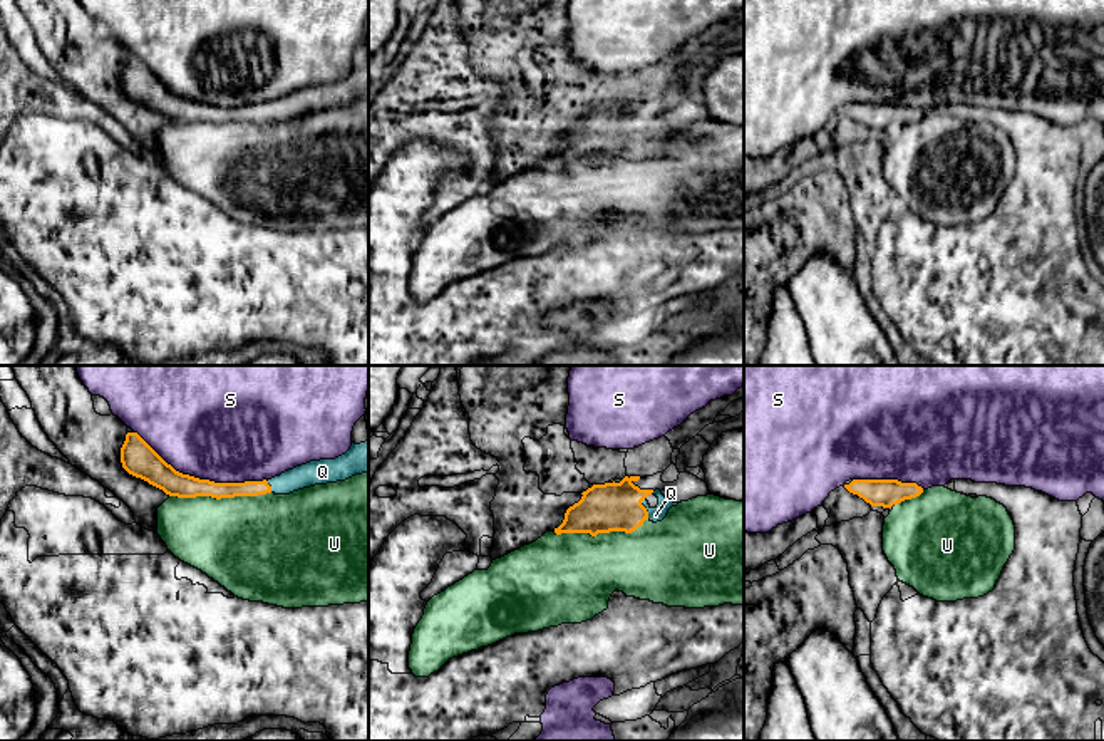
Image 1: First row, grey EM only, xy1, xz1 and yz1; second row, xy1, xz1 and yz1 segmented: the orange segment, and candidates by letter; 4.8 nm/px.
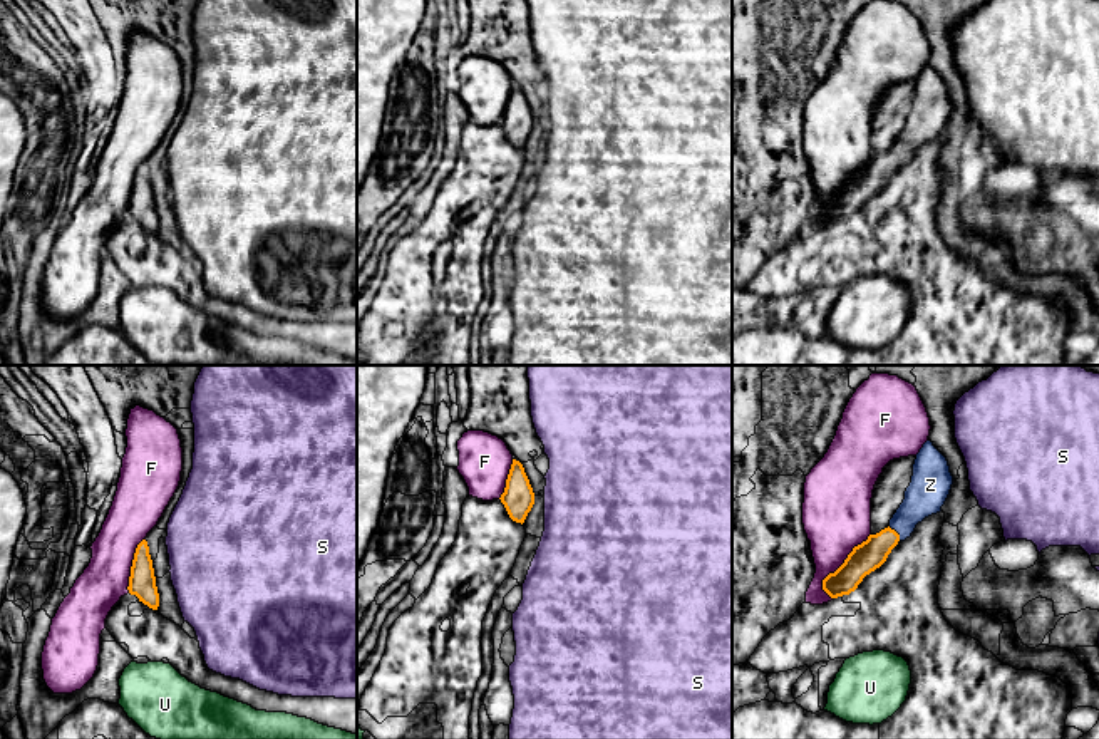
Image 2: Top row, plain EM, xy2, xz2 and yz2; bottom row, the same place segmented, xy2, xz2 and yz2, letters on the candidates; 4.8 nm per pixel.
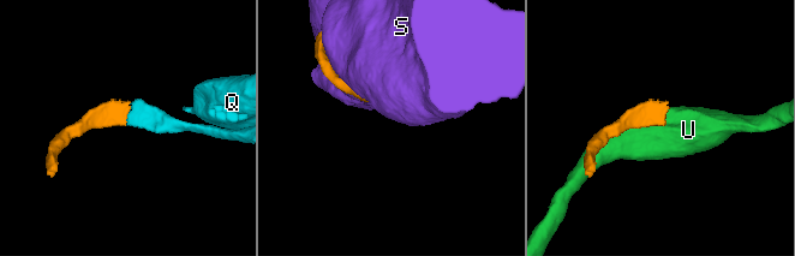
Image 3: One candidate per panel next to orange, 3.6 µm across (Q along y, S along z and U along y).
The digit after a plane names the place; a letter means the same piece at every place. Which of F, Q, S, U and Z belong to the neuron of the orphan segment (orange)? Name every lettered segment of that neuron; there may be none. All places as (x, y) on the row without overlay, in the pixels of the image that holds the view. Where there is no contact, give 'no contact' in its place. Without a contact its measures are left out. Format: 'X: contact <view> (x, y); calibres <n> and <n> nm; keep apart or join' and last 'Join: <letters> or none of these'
F: contact yz2 (841, 190); calibres 140 and 340 nm; keep apart
Q: contact xz1 (645, 133); calibres 240 and 70 nm; join
S: contact xy1 (198, 103); calibres 150 and 500 nm; keep apart
U: contact xy1 (220, 123); calibres 120 and 460 nm; keep apart
Z: contact yz2 (897, 158); calibres 140 and 190 nm; join
Join: Q, Z

